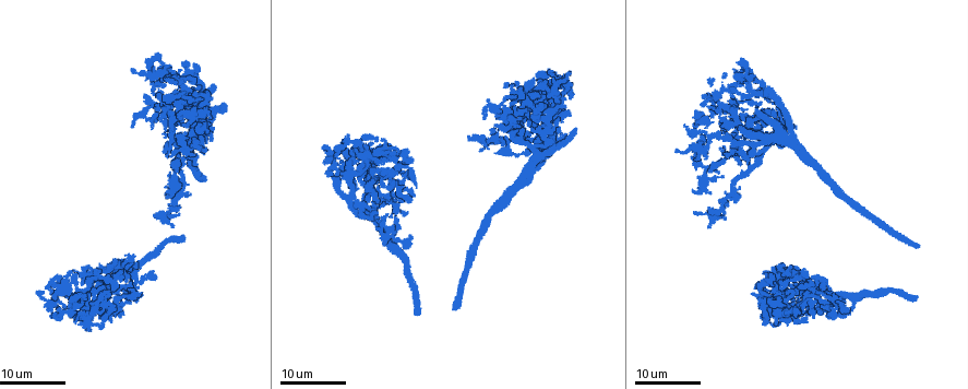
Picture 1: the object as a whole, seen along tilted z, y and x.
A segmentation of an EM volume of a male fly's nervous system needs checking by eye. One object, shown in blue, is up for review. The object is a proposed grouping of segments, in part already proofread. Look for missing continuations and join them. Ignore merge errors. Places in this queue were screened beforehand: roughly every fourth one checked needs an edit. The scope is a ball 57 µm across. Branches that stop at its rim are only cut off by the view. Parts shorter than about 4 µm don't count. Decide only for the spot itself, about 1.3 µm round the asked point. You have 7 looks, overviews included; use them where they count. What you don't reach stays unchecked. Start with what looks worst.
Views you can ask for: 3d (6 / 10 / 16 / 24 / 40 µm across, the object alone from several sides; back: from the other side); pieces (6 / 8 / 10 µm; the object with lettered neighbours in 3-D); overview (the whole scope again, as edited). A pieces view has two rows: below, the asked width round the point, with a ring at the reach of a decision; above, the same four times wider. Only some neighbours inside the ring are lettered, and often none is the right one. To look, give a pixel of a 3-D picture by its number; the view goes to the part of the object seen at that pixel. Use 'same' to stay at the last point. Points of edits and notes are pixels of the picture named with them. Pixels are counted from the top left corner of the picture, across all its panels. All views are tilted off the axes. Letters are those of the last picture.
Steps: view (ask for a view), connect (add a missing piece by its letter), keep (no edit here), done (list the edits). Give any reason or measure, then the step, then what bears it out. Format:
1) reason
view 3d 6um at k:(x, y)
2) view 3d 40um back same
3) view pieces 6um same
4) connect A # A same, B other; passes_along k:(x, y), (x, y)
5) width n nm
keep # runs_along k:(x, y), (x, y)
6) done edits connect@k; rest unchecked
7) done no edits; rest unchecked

free end
view 3d 24um at 1:(384, 222)

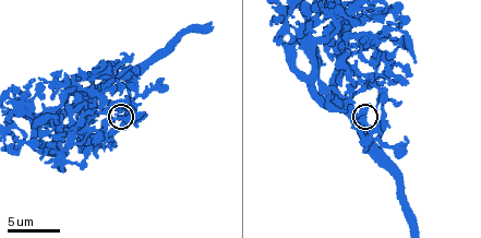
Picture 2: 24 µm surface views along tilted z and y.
view pieces 6um at 2:(363, 117)

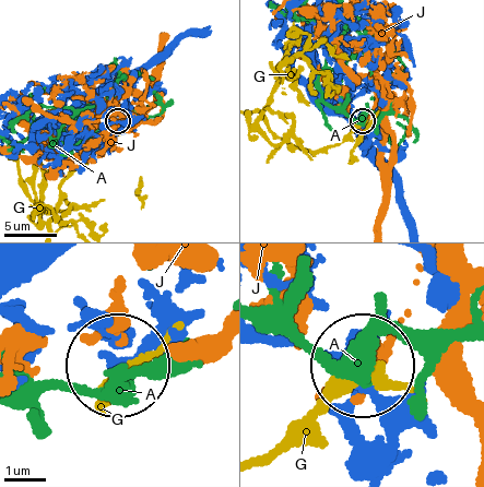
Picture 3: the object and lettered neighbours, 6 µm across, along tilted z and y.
keep # A other, G other, J other; no lettered piece goes on from it

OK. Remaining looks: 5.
an open end
view pieces 6um at 2:(94, 112)

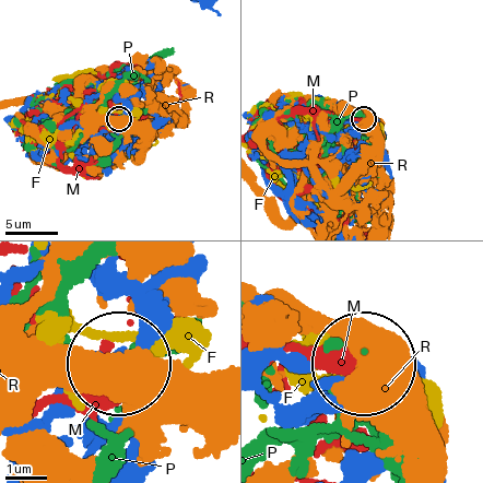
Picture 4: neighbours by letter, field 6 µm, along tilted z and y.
keep # F other, M other, P other, R other; none of them fits

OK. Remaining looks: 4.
tapers out
view 3d 16um at 1:(488, 140)

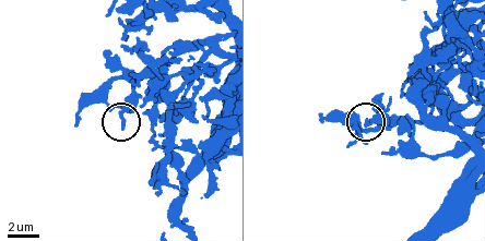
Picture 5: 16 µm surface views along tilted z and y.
what lies round it
view pieces 10um at 5:(121, 128)

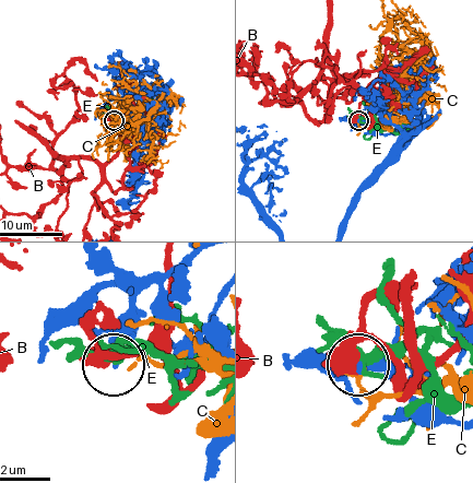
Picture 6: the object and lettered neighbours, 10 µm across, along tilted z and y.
keep # B other, C other, E other; none of them fits

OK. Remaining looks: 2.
done no edits; rest unchecked

